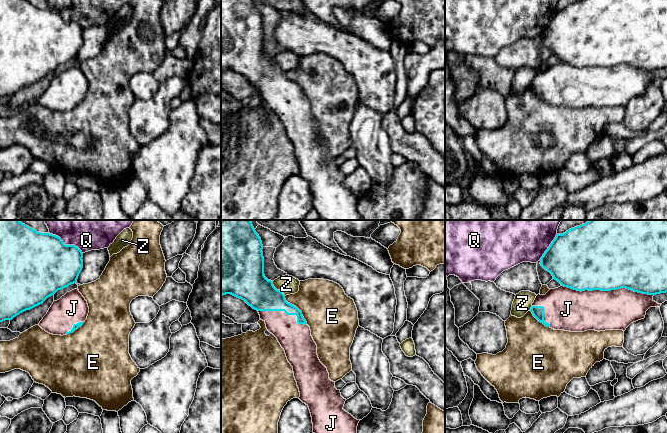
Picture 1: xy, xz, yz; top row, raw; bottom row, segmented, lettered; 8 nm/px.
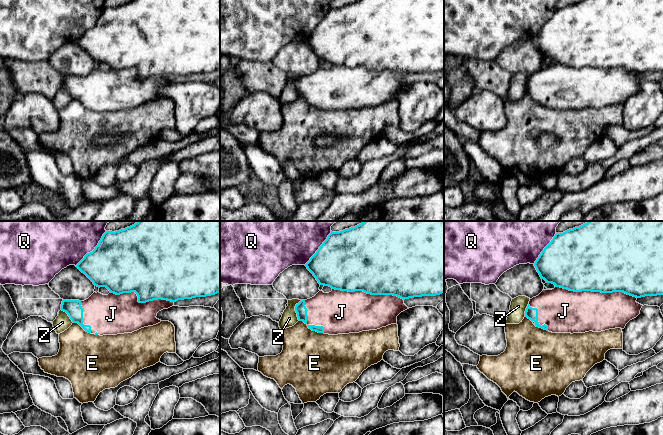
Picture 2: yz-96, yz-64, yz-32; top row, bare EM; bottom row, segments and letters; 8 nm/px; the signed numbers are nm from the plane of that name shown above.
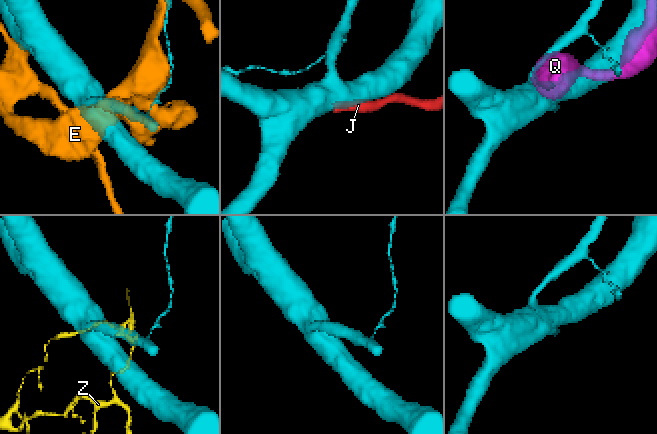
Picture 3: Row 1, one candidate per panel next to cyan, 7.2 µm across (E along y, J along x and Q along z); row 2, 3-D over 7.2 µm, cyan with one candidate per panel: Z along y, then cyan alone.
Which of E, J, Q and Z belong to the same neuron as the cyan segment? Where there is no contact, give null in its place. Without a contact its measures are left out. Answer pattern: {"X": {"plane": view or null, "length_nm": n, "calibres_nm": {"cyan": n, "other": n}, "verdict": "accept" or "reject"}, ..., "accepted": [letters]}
{"E": {"plane": "xz", "length_nm": 300, "calibres_nm": {"cyan": 200, "other": 400}, "verdict": "reject"}, "J": {"plane": "yz", "length_nm": 750, "calibres_nm": {"cyan": 500, "other": 320}, "verdict": "accept"}, "Q": {"plane": "xy", "length_nm": 320, "calibres_nm": {"cyan": 500, "other": 440}, "verdict": "reject"}, "Z": {"plane": "xz", "length_nm": 160, "calibres_nm": {"cyan": 300, "other": 150}, "verdict": "reject"}, "accepted": ["J"]}

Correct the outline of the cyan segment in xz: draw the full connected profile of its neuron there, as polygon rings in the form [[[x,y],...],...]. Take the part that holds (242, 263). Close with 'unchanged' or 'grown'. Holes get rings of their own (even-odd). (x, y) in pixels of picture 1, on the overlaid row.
[[[221,220],[221,296],[231,294],[244,300],[258,311],[267,330],[277,338],[293,367],[299,399],[309,407],[313,433],[357,433],[360,420],[343,409],[346,399],[335,388],[327,368],[320,362],[317,345],[302,312],[288,303],[285,295],[274,287],[273,281],[265,277],[262,249],[261,238],[251,220]]]; grown

